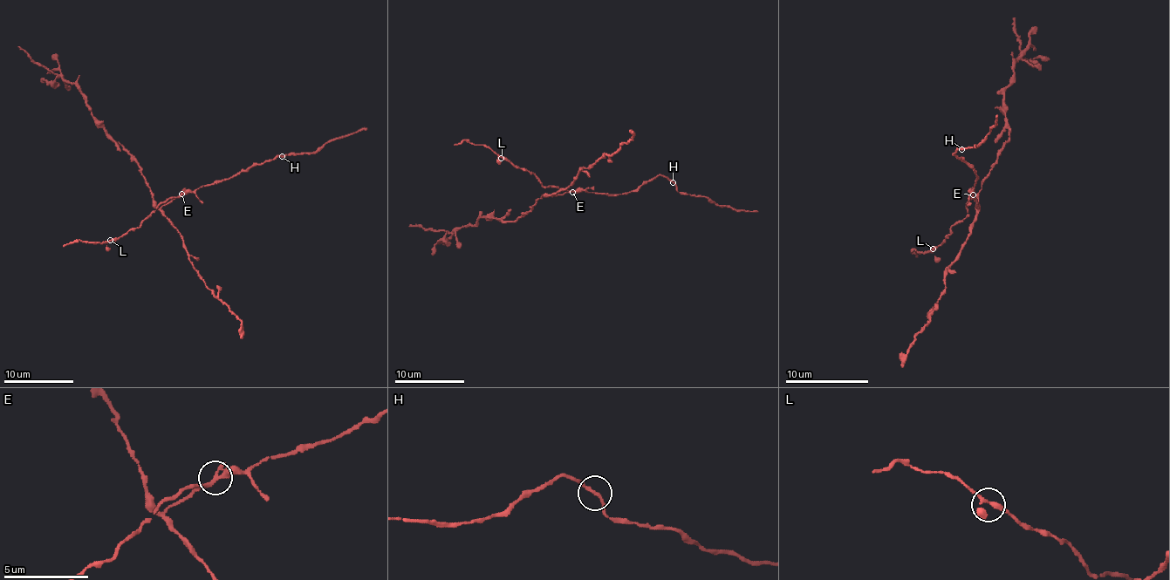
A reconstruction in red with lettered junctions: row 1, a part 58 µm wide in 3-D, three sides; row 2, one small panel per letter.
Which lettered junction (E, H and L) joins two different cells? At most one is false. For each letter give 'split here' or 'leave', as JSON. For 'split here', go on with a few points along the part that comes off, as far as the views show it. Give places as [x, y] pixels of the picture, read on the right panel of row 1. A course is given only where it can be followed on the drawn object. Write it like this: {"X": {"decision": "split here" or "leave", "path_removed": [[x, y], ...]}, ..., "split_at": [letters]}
{"E": {"decision": "split here", "path_removed": [[973, 194], [979, 212], [981, 180], [989, 172], [1008, 139], [1003, 98], [1020, 54], [1020, 37], [1012, 18]]}, "H": {"decision": "leave"}, "L": {"decision": "leave"}, "split_at": ["E"]}

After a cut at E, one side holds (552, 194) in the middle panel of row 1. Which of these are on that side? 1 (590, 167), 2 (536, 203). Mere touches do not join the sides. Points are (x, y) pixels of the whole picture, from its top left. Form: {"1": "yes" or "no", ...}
{"1": "yes", "2": "yes"}

